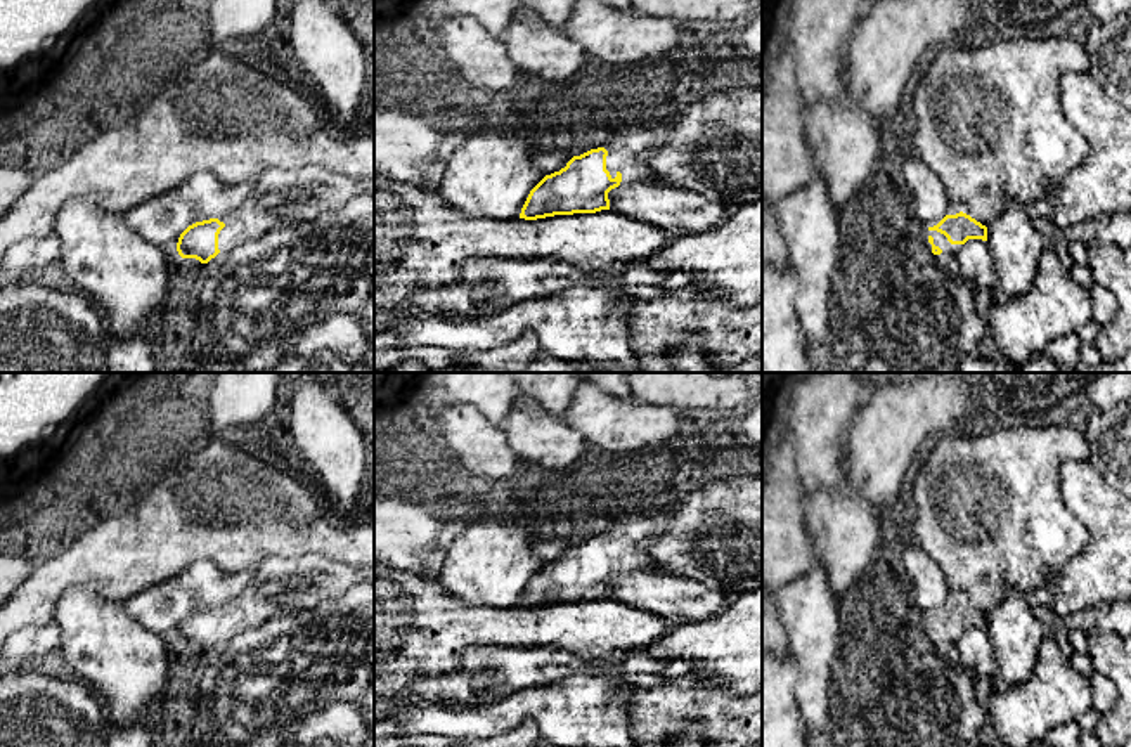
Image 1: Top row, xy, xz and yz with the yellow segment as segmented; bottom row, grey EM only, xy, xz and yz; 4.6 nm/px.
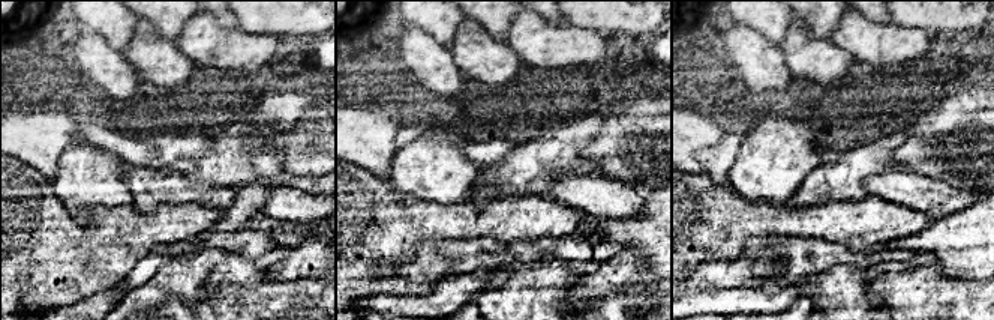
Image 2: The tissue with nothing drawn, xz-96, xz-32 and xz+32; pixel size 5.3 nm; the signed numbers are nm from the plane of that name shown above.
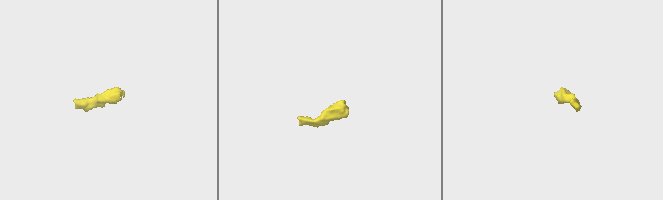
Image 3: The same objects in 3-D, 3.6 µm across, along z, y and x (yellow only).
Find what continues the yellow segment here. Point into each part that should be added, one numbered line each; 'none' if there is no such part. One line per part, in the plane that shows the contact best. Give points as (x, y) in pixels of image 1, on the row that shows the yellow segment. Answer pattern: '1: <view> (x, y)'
1: yz (948, 257)

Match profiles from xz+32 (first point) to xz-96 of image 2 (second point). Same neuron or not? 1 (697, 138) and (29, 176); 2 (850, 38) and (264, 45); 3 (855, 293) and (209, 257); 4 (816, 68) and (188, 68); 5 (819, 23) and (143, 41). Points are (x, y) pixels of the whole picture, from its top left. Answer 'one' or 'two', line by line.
1: two
2: one
3: two
4: one
5: two

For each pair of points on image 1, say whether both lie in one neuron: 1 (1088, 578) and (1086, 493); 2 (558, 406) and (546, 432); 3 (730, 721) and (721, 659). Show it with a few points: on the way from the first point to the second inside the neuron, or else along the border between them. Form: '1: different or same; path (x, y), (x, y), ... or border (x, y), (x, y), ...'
1: same; path (1100, 557), (1100, 513)
2: different; border (522, 394), (527, 394), (560, 418)
3: different; border (721, 692), (743, 695)

